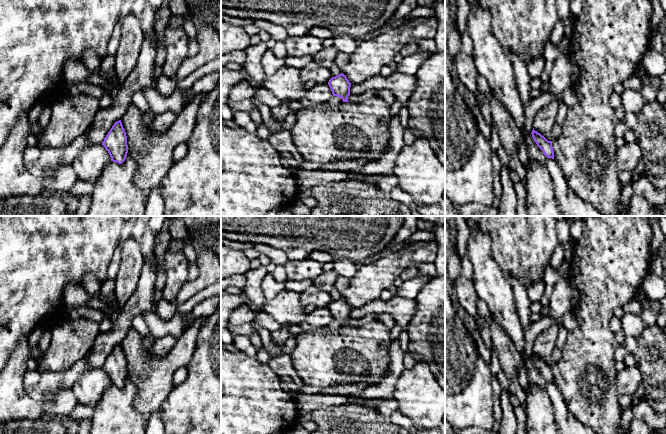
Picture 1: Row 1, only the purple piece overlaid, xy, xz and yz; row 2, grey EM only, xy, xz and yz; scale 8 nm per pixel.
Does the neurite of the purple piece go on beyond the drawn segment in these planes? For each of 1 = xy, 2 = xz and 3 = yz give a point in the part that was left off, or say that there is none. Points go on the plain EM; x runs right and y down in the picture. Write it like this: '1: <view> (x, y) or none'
1: none
2: none
3: none

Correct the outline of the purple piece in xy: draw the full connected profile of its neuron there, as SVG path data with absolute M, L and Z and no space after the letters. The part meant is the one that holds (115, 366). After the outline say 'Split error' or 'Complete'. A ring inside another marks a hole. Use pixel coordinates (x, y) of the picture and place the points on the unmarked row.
M121 344L114 347L102 369L108 375L111 385L122 388L128 377L127 360Z. Complete

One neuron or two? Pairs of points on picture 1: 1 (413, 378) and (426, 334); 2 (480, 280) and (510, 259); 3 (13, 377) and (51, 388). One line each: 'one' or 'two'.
1: two
2: two
3: two

